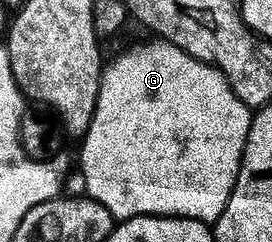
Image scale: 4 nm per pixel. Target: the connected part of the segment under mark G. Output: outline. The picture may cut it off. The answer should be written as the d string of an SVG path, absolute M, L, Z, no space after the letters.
M153 41L146 43L143 47L134 47L126 51L114 64L107 66L102 73L102 84L100 85L100 97L96 105L96 113L92 117L92 125L88 129L86 138L81 140L82 147L82 179L86 182L85 194L95 199L108 213L112 213L115 221L138 219L141 215L158 215L162 219L191 219L200 221L207 225L217 223L218 219L228 209L228 201L234 196L236 181L240 177L244 149L248 145L248 133L254 124L254 115L251 108L236 97L232 85L212 65L204 61L196 61L188 53L184 53L179 47L173 47L165 41Z

